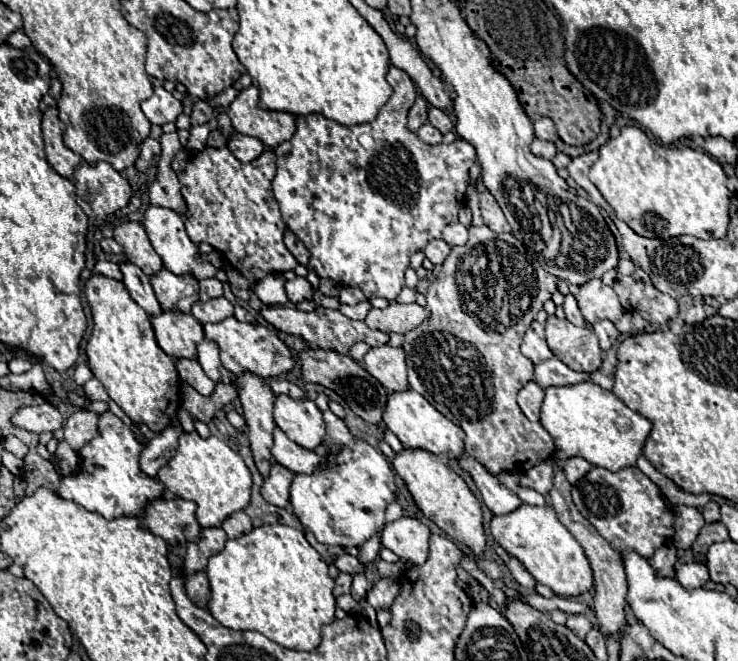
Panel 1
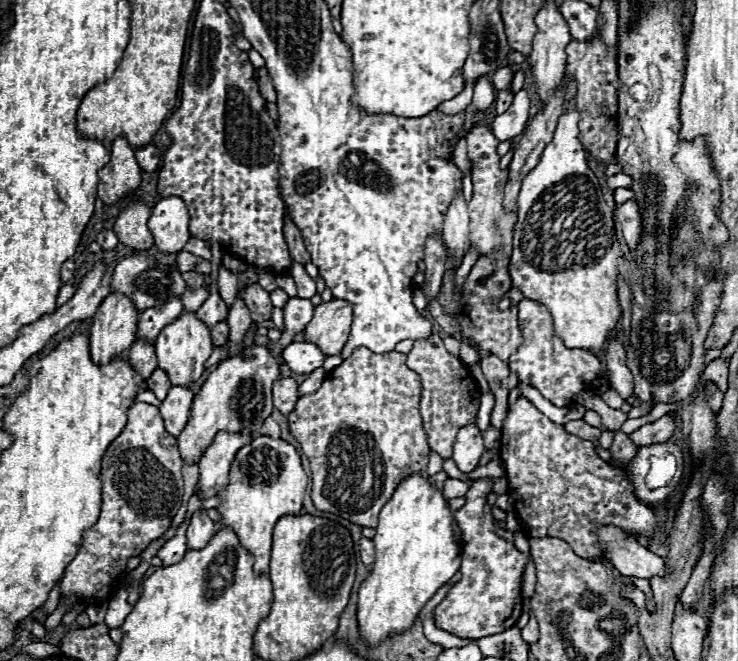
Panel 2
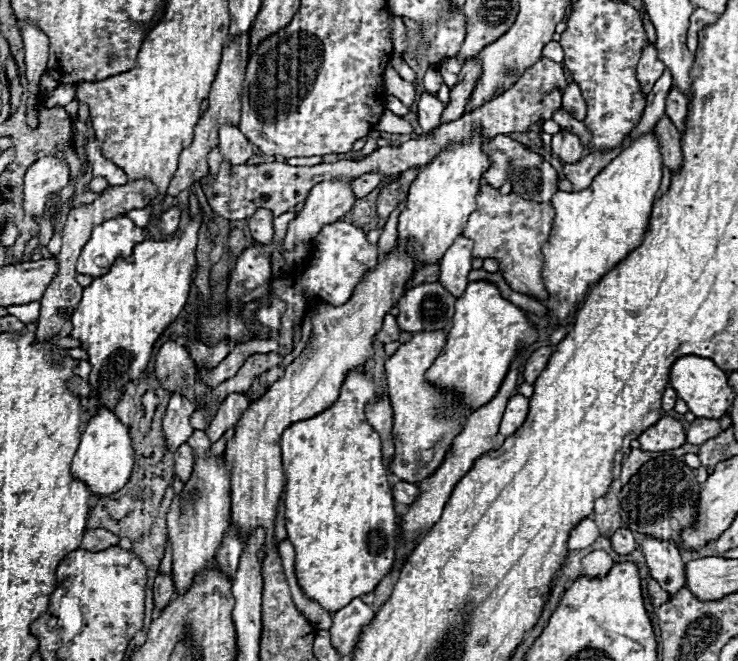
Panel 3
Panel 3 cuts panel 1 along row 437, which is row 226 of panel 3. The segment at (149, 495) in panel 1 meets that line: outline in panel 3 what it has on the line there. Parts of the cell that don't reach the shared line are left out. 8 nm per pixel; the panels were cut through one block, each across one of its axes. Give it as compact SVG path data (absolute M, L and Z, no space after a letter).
M126 216L102 222L94 226L90 240L82 248L76 272L86 276L104 276L106 268L110 268L118 256L130 256L132 248L144 238L144 230L134 226Z

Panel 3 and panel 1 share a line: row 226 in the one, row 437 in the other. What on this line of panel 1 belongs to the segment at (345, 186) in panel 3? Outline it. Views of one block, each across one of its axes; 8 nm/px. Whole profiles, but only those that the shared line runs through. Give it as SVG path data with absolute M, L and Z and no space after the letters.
M278 394L274 402L274 420L292 442L308 450L320 446L326 434L322 412L310 398L296 400L286 394Z

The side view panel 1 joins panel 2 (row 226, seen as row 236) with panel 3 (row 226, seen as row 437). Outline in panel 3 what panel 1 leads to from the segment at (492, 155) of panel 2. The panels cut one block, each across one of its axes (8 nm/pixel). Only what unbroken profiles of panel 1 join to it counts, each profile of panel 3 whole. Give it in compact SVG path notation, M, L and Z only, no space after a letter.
M484 186L476 196L476 212L470 214L466 228L462 232L464 238L474 240L472 254L476 258L488 260L494 258L498 262L498 272L502 272L506 284L520 294L530 294L534 298L544 300L548 292L542 284L542 244L548 240L552 230L554 210L548 202L524 200L516 192L500 194L498 188Z

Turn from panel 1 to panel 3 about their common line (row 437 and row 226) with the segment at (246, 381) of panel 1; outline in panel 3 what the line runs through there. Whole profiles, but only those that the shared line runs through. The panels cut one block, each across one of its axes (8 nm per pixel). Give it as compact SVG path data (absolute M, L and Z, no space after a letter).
M258 208L258 212L248 220L250 234L260 244L272 244L274 242L274 230L272 230L272 216L270 210Z

